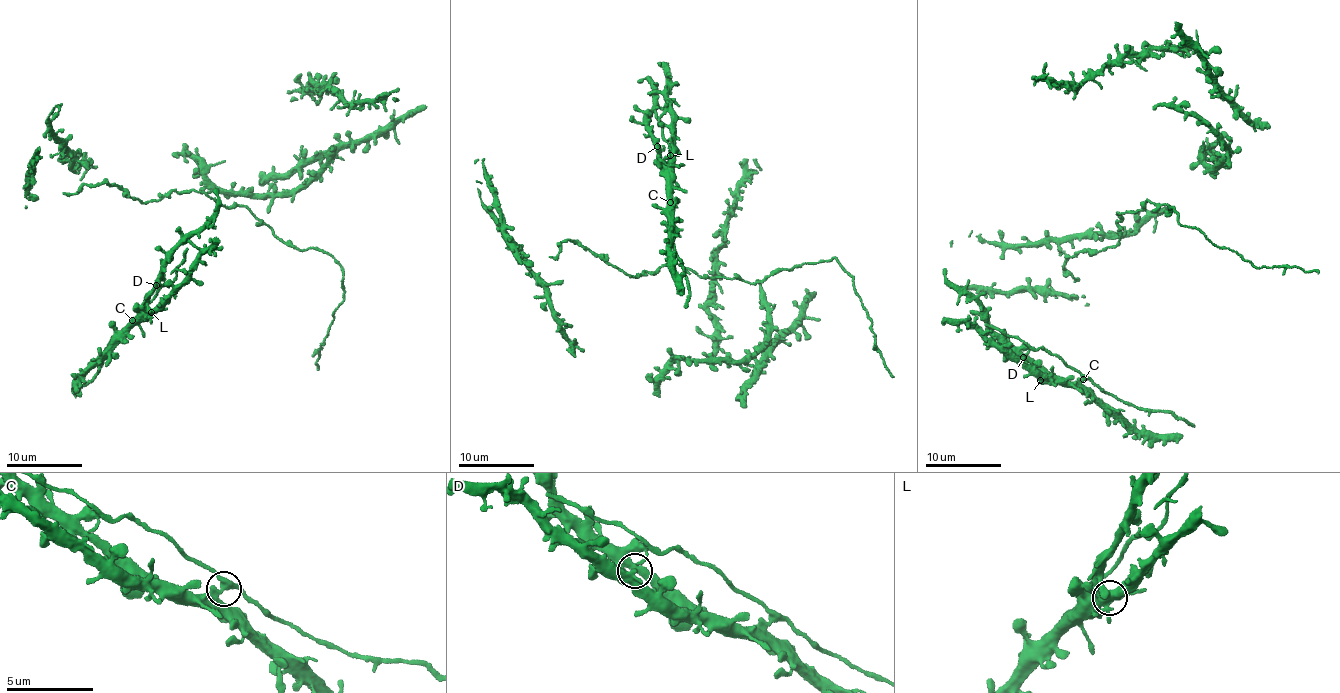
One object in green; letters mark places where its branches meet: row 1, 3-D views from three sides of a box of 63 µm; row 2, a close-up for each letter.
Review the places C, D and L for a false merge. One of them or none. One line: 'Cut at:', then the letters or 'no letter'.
Cut at: C

